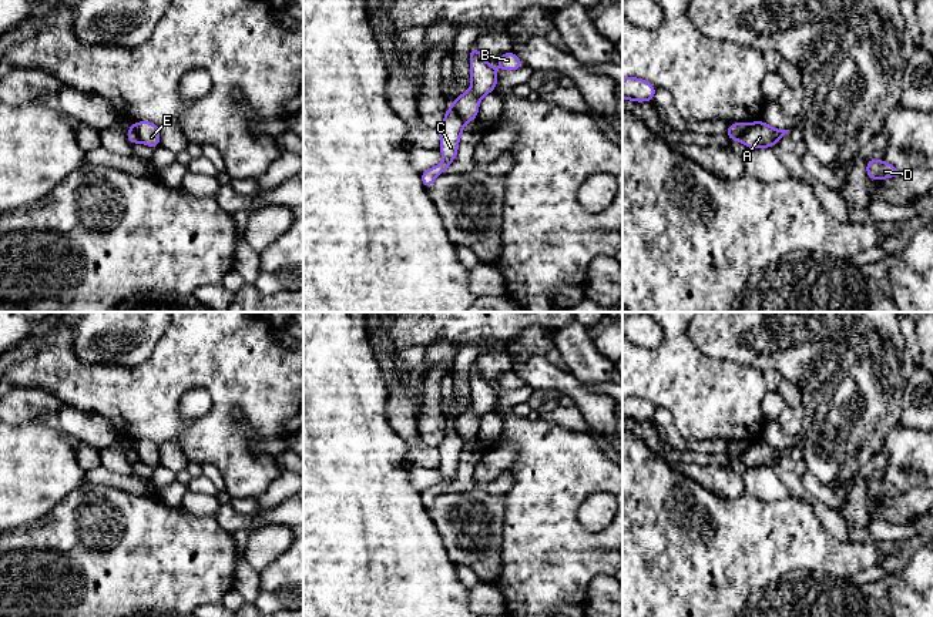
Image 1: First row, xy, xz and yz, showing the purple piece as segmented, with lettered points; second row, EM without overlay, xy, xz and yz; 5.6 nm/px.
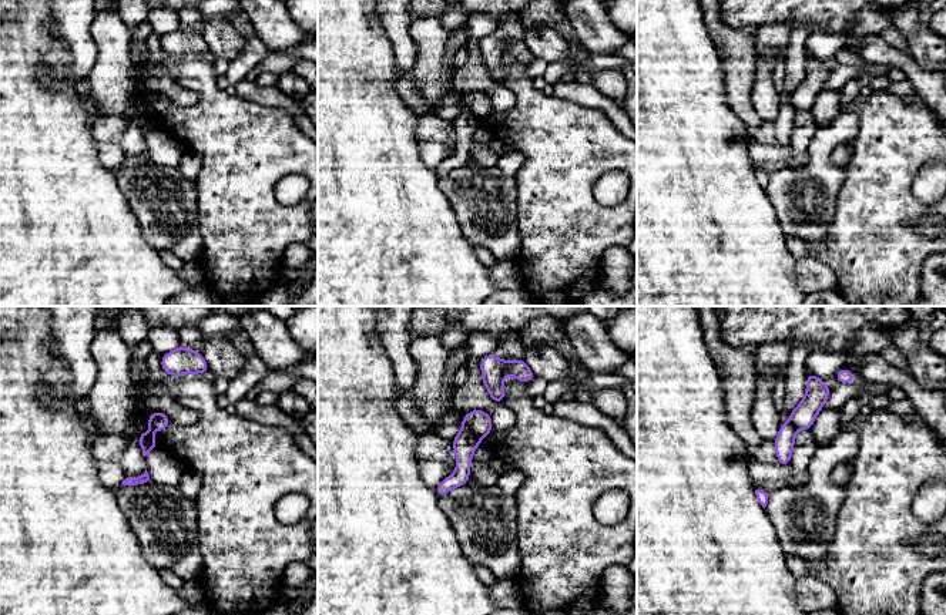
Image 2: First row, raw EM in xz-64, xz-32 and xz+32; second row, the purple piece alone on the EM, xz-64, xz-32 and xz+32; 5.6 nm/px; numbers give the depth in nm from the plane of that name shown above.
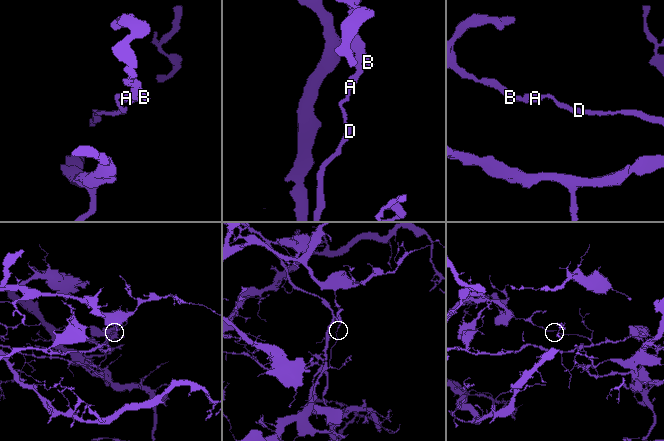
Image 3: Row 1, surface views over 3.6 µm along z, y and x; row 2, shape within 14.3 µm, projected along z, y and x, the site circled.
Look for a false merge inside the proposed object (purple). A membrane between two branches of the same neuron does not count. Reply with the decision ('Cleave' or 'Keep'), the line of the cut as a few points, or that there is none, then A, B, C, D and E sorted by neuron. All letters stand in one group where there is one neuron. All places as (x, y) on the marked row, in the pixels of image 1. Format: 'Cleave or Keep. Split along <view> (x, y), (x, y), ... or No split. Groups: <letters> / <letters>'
Cleave. Split along yz (748, 124), (739, 140). Groups: A C D / B E

